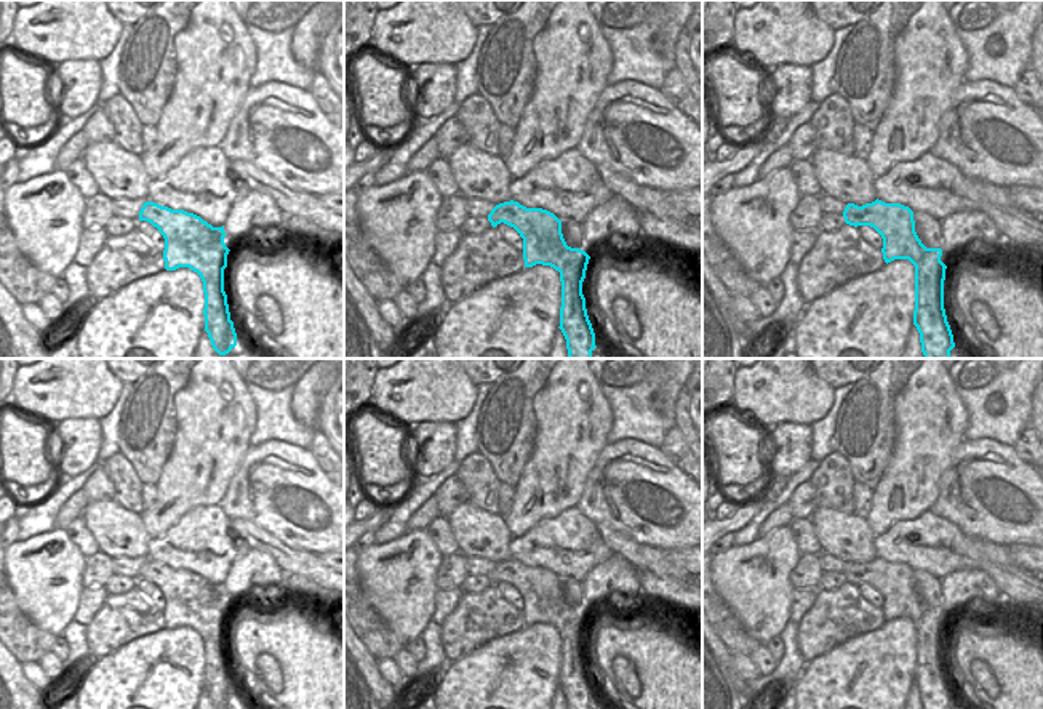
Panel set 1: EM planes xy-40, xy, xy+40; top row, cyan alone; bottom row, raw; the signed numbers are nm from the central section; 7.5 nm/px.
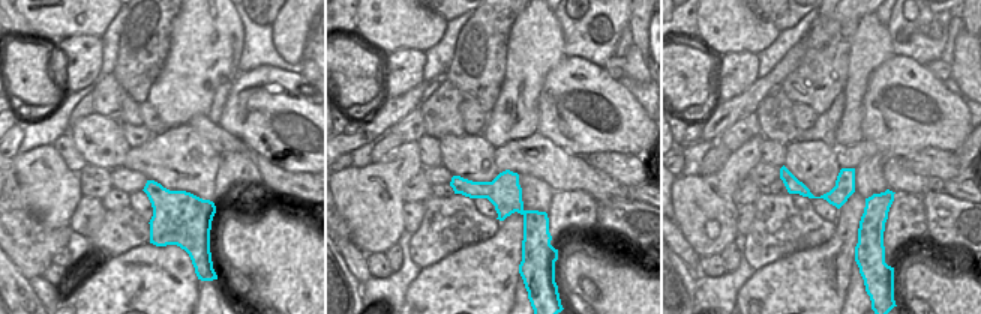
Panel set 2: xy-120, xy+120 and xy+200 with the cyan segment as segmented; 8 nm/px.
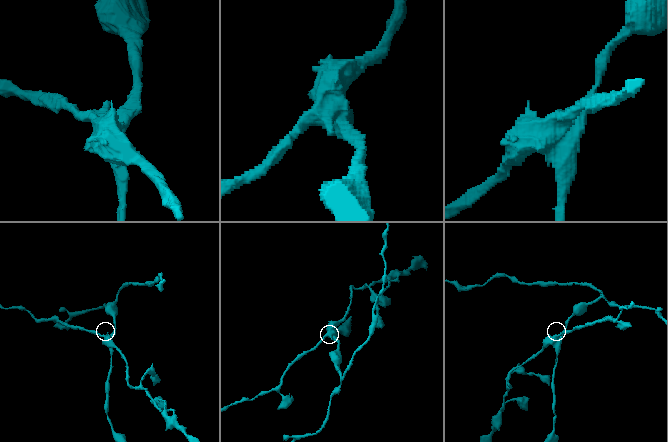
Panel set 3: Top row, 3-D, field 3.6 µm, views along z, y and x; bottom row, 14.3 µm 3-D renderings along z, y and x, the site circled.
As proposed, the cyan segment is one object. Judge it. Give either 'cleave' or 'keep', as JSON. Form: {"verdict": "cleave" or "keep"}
{"verdict": "cleave"}

